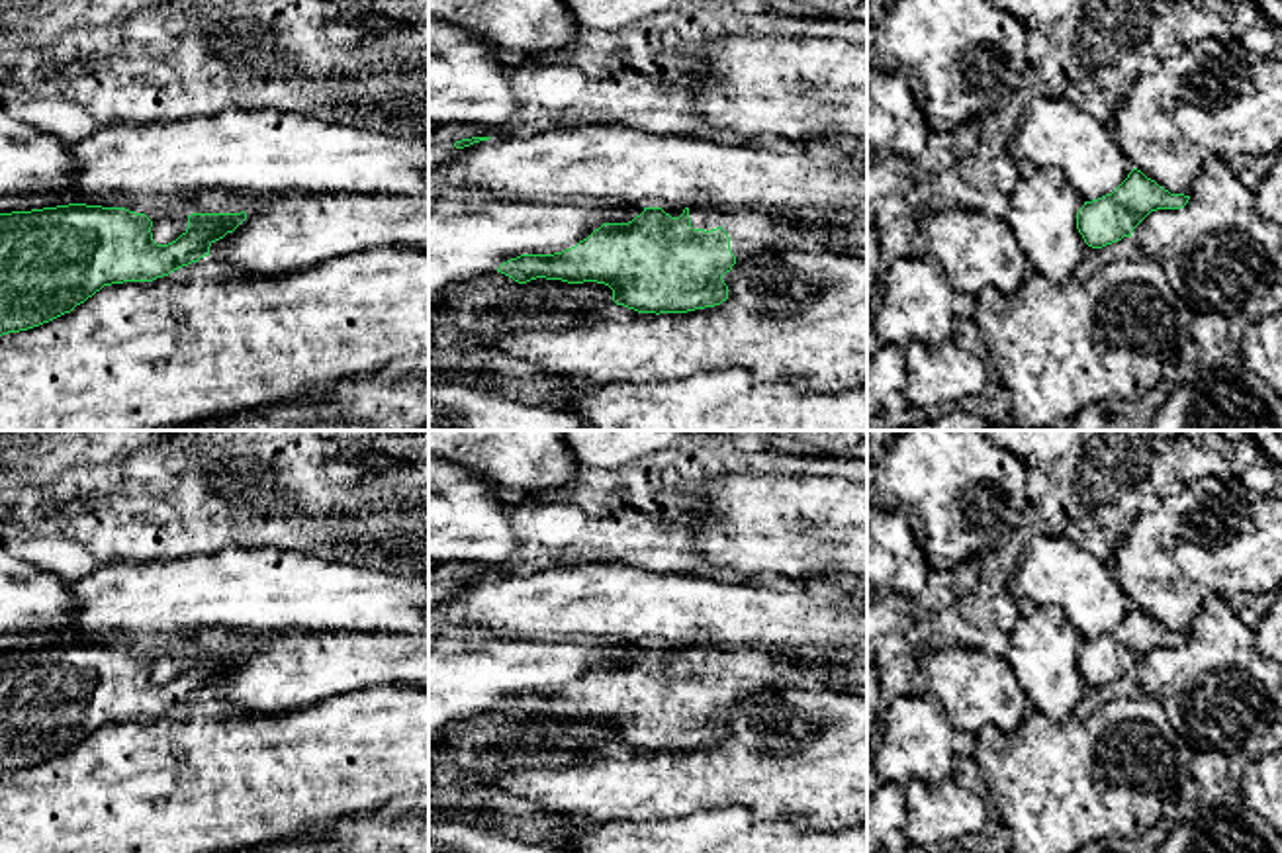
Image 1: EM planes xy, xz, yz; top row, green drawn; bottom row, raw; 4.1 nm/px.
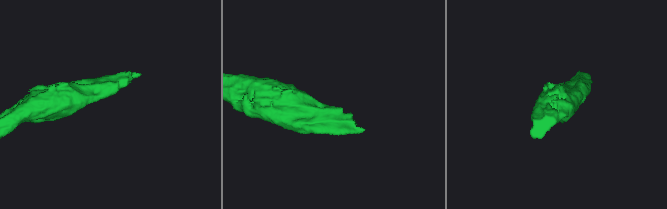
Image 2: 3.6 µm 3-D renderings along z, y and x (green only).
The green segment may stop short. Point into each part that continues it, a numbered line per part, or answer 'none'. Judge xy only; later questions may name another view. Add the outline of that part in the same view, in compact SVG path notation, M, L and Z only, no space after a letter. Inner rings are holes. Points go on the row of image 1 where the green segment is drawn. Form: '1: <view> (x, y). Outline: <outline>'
none

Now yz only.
none

